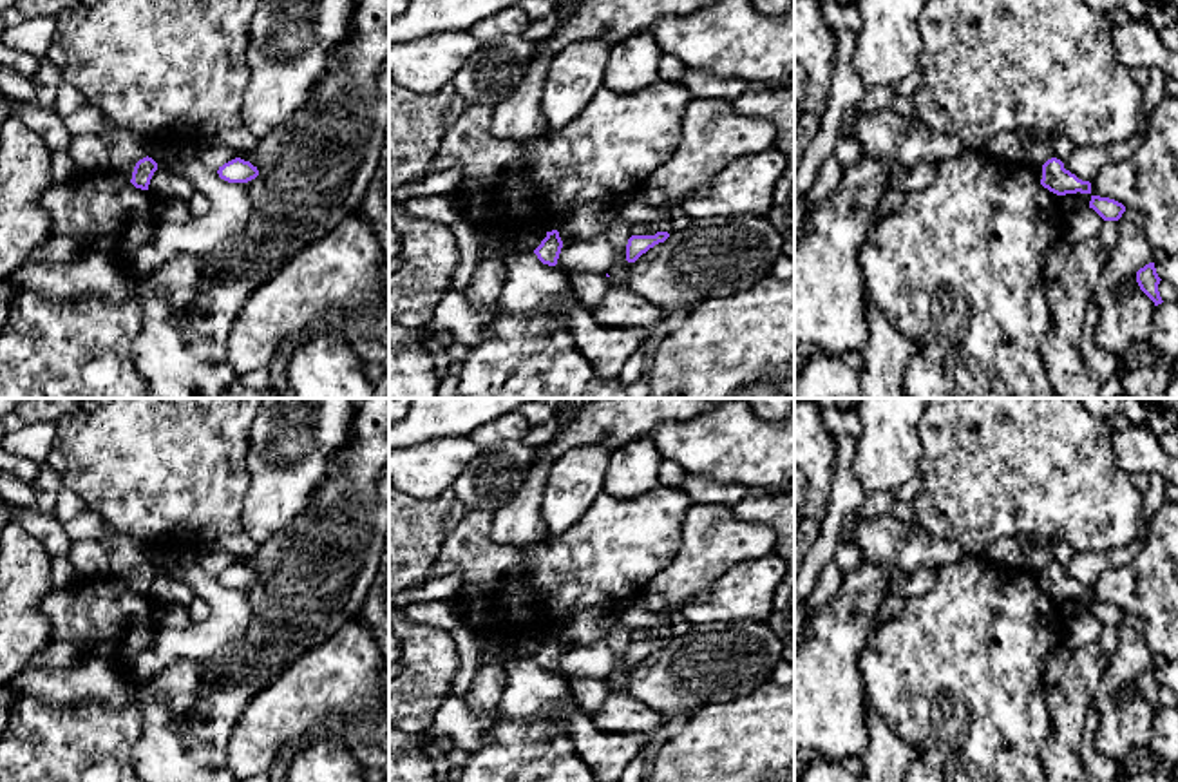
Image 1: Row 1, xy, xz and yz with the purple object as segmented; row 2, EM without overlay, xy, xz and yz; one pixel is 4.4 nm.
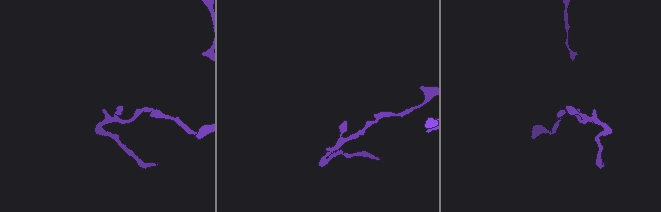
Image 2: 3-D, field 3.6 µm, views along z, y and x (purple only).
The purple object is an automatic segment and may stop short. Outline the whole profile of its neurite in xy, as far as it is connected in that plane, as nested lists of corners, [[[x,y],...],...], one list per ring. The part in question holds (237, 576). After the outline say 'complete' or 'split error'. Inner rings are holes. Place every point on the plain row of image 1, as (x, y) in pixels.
[[[235,563],[219,572],[217,579],[228,588],[248,588],[259,581],[259,576],[250,567]]] | complete

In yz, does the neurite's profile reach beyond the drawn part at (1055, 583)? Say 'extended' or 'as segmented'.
as segmented

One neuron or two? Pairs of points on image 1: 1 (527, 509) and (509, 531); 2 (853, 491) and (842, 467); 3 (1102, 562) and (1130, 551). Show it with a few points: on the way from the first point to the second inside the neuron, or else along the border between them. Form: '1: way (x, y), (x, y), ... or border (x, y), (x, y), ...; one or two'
1: way (522, 514), (514, 525); one
2: way (847, 486), (844, 473); one
3: way (1110, 560), (1122, 556); one

